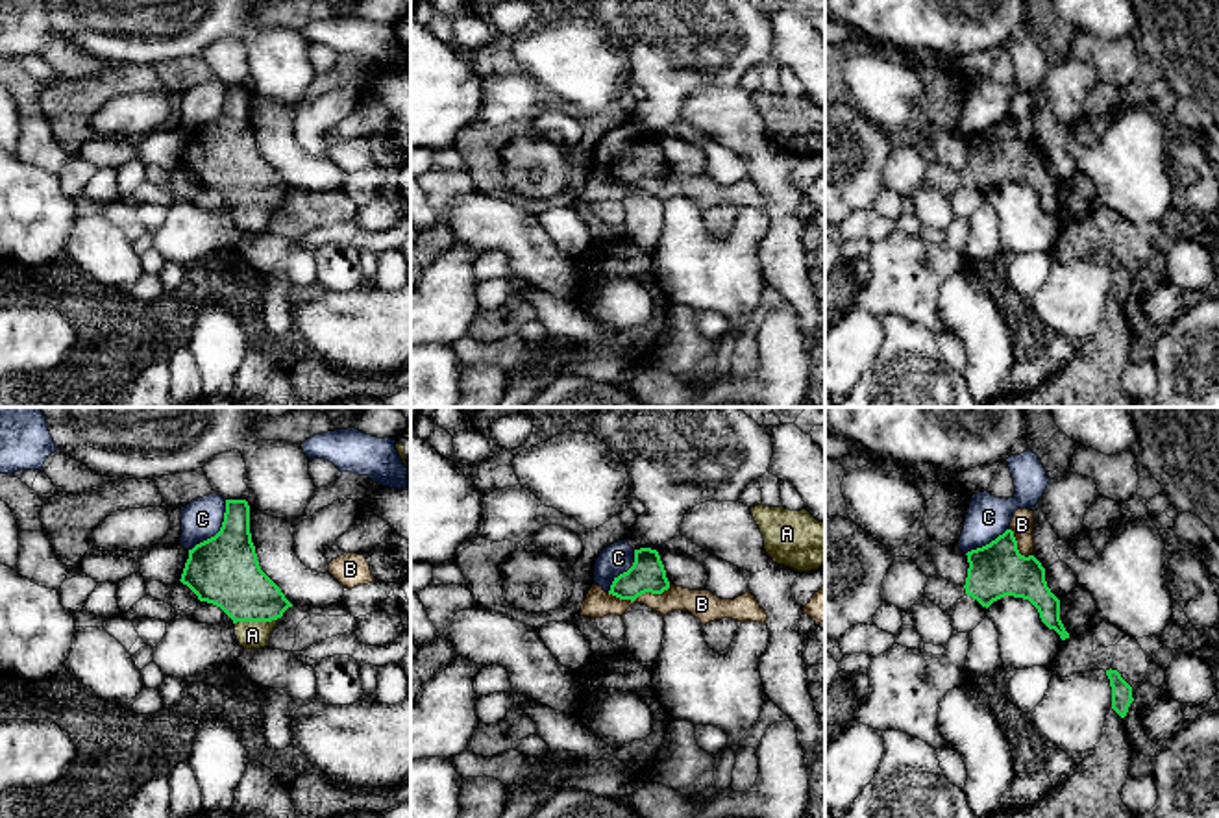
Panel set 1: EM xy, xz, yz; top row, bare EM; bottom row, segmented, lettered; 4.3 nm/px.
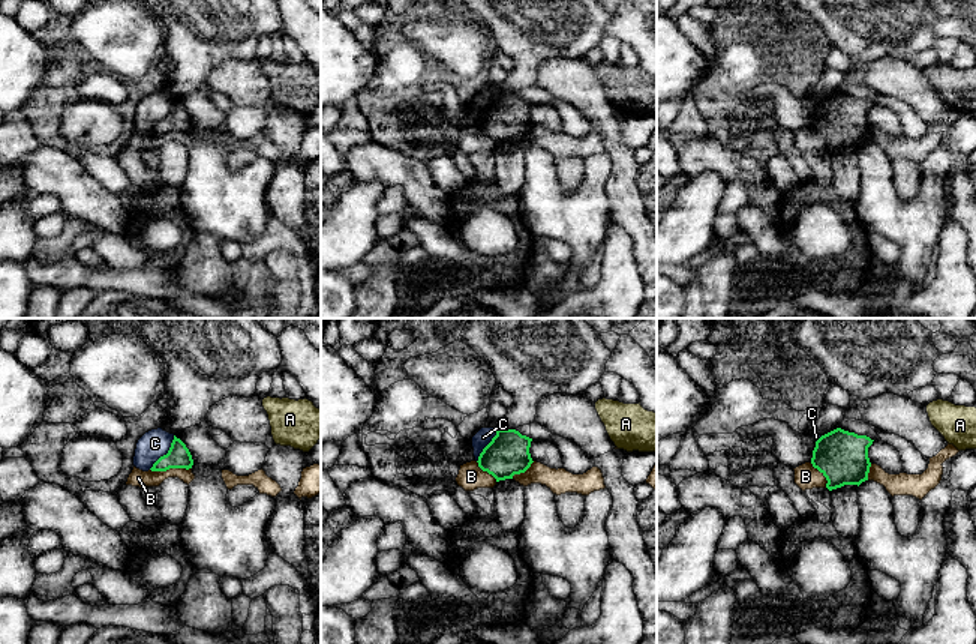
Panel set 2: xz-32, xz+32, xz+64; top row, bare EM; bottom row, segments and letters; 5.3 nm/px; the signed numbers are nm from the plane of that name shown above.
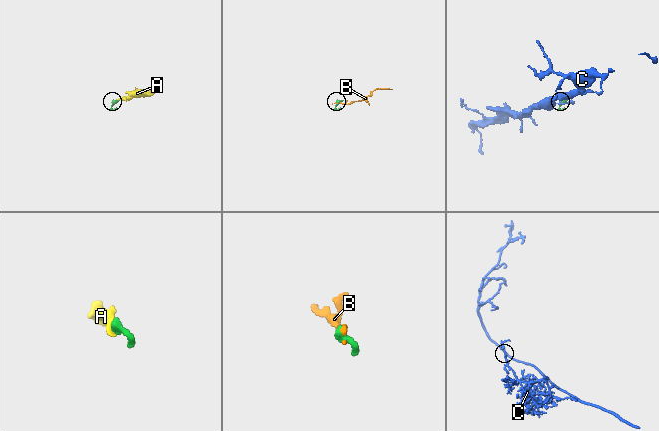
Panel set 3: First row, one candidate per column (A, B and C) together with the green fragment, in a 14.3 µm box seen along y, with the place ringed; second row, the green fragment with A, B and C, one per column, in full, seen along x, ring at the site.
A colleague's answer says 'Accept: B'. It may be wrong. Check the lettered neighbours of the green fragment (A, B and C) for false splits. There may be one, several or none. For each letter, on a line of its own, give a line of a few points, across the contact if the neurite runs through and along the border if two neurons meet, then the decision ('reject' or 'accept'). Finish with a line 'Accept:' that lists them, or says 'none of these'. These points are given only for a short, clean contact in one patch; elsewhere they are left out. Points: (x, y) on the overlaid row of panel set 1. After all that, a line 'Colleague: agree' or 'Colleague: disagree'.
A: line xy (224, 572), (254, 602), (256, 620), (252, 635); accept
B: reject
C: line xy (226, 500), (222, 526), (189, 550); reject
Accept: A
Colleague: disagree

